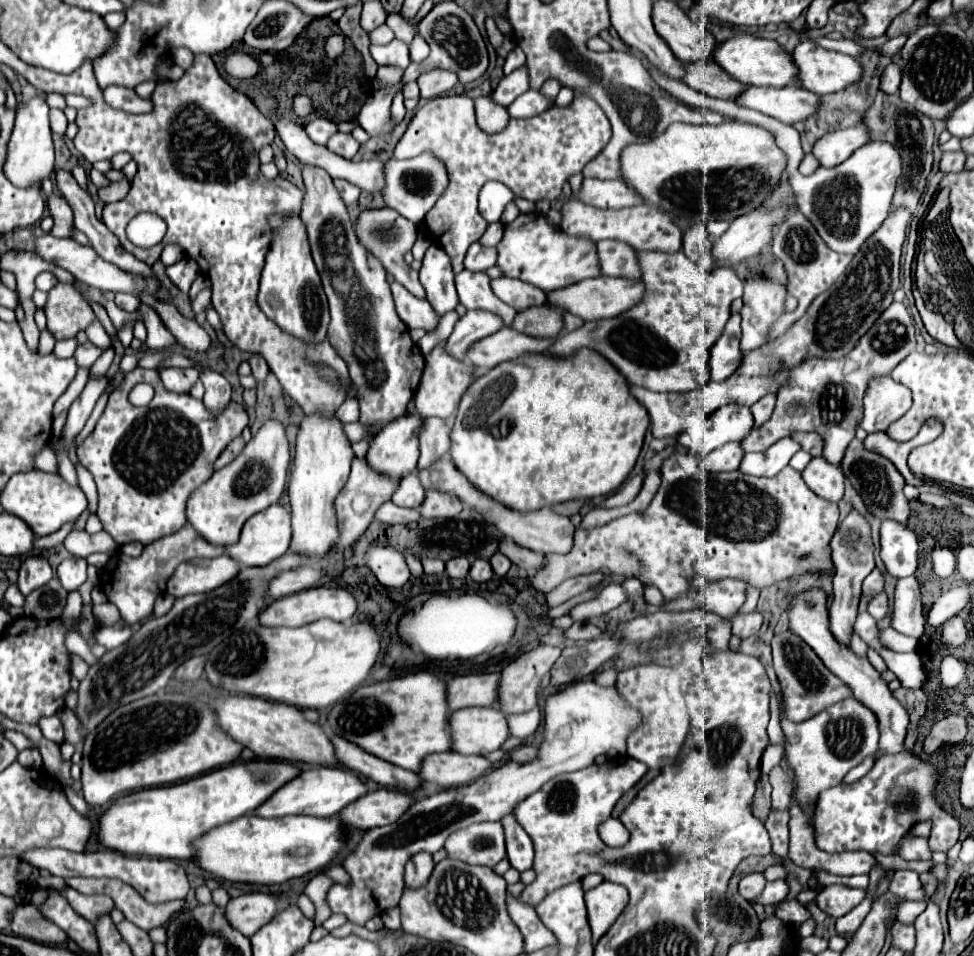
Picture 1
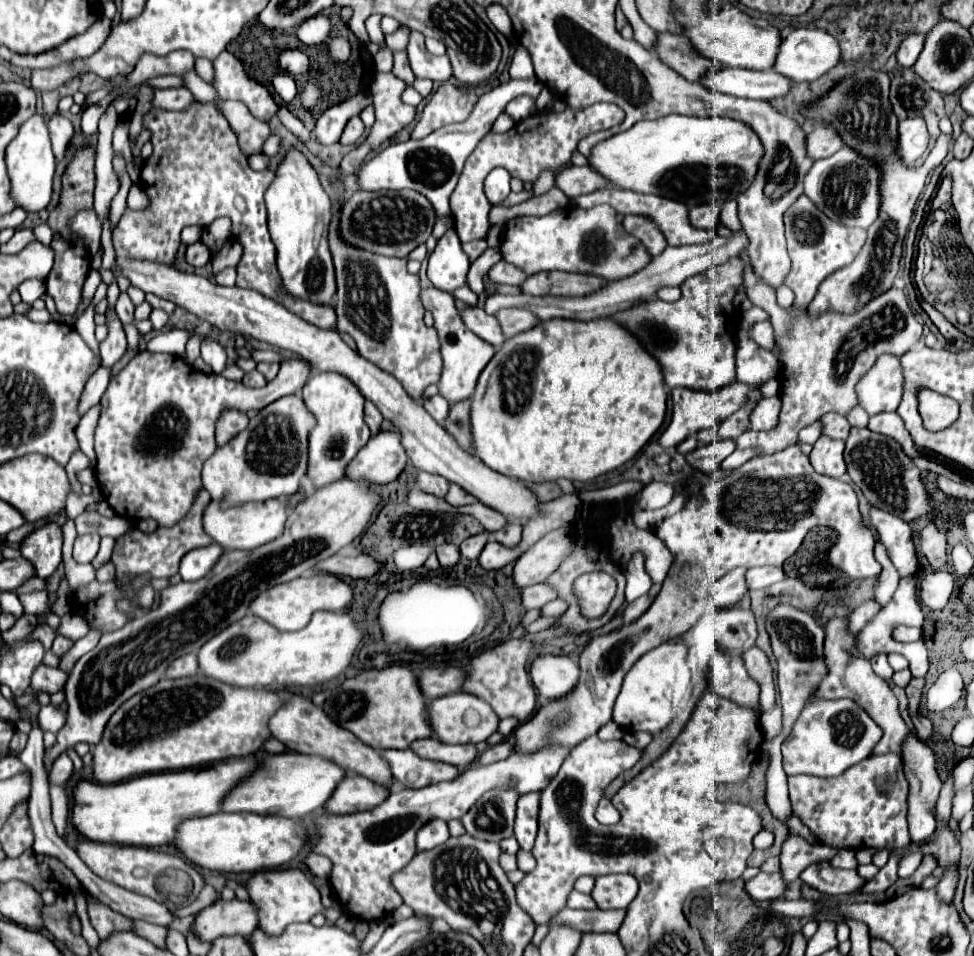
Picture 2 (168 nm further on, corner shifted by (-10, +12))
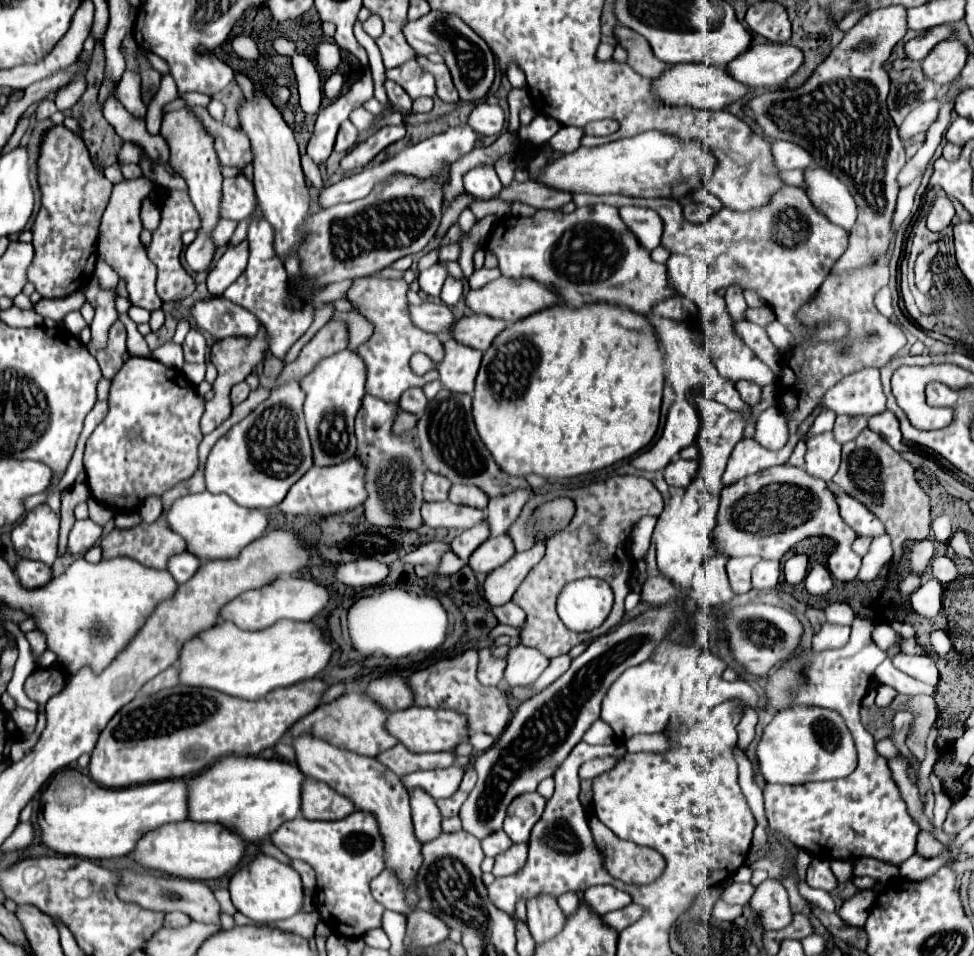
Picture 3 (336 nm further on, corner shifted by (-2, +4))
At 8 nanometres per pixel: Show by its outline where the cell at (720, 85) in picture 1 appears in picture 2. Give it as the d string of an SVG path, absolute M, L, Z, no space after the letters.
M658 34L654 52L662 62L666 62L672 70L682 74L690 82L696 82L706 76L706 72L720 68L720 64L716 64L714 60L706 60L706 56L700 56L698 50L686 40L686 36Z

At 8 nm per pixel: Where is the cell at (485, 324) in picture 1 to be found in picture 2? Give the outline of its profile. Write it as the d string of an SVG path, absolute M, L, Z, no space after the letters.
M734 230L728 238L716 234L714 240L706 242L706 244L696 244L696 246L668 246L660 256L652 258L650 264L646 268L642 268L640 272L636 272L634 276L626 276L622 280L614 280L610 284L606 284L606 288L590 294L590 296L570 296L570 298L560 298L560 296L528 296L528 294L520 294L520 296L506 296L506 294L494 294L488 296L484 300L484 312L490 312L490 316L494 316L498 310L502 308L526 308L530 312L534 312L540 320L552 320L552 318L568 318L568 320L594 320L594 318L606 318L612 316L614 312L620 312L622 308L630 308L642 300L650 300L656 296L656 290L664 284L668 286L680 286L688 276L694 274L702 274L718 264L728 262L734 256L740 256L742 252L746 252L750 246L750 240L746 236L746 232Z

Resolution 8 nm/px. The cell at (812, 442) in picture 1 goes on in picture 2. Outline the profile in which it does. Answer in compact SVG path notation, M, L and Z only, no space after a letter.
M838 414L822 416L822 434L824 436L846 440L848 432L850 432L850 424L848 424L848 420L844 416L838 416Z

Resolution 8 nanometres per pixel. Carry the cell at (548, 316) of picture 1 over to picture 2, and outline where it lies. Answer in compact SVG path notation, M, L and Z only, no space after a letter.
M504 308L502 312L496 314L496 318L498 318L506 338L512 338L520 332L526 332L528 328L534 328L540 322L538 316L534 316L528 310L522 310L522 308Z

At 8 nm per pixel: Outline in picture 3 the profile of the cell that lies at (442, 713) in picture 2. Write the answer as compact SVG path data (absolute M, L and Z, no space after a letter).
M410 706L410 708L402 710L402 712L392 712L388 716L388 720L386 720L386 730L414 754L450 750L468 736L466 718L460 716L458 712L434 710L434 708L418 708L418 706Z

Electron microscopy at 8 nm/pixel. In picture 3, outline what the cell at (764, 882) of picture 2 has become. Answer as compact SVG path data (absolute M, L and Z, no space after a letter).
M732 882L722 890L722 900L728 904L738 904L738 906L746 906L750 896L754 894L754 886L752 884L740 884L740 882Z

